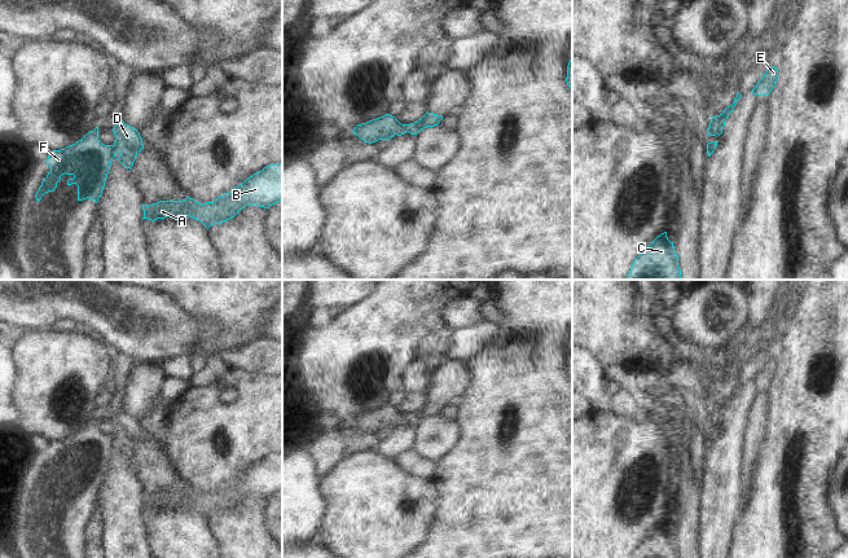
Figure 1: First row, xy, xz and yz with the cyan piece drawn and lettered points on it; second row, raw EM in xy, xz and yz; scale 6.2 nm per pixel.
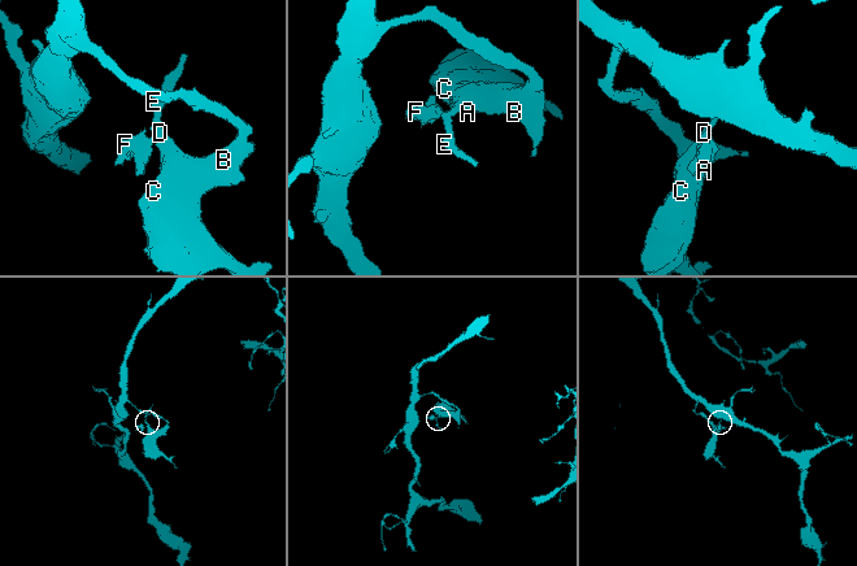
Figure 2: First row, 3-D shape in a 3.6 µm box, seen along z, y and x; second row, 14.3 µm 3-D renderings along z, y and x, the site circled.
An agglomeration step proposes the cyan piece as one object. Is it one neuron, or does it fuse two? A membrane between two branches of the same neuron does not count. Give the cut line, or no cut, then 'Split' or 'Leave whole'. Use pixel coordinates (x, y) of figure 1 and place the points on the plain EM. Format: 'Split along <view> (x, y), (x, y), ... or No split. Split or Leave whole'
Split along xz (404, 414), (407, 421). Split.

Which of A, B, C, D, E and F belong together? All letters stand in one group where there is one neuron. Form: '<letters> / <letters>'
A B C D E / F

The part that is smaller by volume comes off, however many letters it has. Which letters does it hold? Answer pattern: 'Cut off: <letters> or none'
Cut off: F

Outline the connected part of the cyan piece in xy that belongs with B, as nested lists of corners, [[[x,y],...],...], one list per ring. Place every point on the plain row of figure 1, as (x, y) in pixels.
[[[282,453],[269,454],[247,467],[232,482],[219,485],[214,492],[199,493],[189,485],[183,491],[159,491],[142,495],[144,508],[151,511],[167,506],[190,506],[207,519],[234,508],[247,495],[264,498],[282,491]]]

